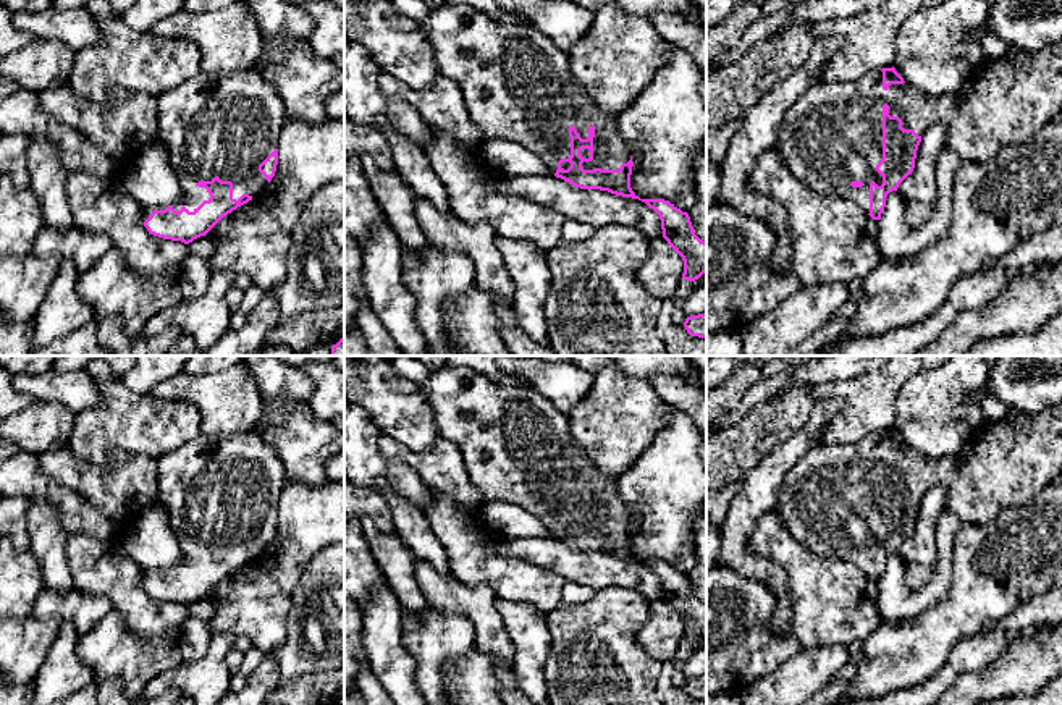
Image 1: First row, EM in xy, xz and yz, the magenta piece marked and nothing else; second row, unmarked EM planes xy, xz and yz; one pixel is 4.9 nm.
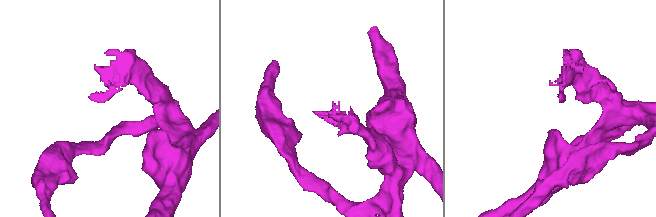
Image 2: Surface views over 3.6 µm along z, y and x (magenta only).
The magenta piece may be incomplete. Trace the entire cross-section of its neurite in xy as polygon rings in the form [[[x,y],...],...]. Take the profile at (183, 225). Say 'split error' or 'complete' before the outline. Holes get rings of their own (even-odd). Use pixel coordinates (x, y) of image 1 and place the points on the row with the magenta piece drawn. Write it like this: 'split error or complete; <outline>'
split error; [[[255,68],[213,74],[200,71],[158,95],[155,141],[166,149],[183,196],[171,205],[145,207],[147,231],[189,244],[238,207],[259,199],[275,176],[278,139],[286,120],[278,91]]]

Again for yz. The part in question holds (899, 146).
split error; [[[1062,40],[1056,45],[1051,45],[1036,53],[1020,53],[1017,57],[1005,57],[999,60],[992,60],[984,65],[984,68],[973,76],[973,91],[968,99],[960,97],[960,91],[942,94],[942,95],[928,95],[923,94],[920,89],[910,86],[904,81],[904,78],[896,71],[896,68],[883,68],[879,71],[871,71],[862,76],[857,81],[850,82],[820,82],[816,81],[811,84],[805,94],[786,112],[784,118],[778,128],[778,142],[776,149],[779,157],[786,163],[787,170],[800,181],[807,183],[815,191],[824,194],[837,194],[842,197],[849,197],[858,204],[858,207],[868,213],[873,220],[881,220],[881,213],[886,207],[886,197],[889,192],[897,191],[899,184],[912,175],[915,168],[917,150],[921,142],[923,133],[934,123],[944,123],[947,126],[946,133],[946,147],[955,152],[962,162],[968,163],[986,163],[992,160],[997,152],[1004,147],[1026,144],[1033,141],[1038,131],[1047,125],[1049,121],[1056,120],[1062,110]]]

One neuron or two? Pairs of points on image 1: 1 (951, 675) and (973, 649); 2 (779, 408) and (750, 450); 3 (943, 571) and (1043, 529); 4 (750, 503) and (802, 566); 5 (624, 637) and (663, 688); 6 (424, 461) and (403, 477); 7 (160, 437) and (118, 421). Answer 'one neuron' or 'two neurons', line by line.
1: one neuron
2: one neuron
3: two neurons
4: two neurons
5: two neurons
6: two neurons
7: one neuron

